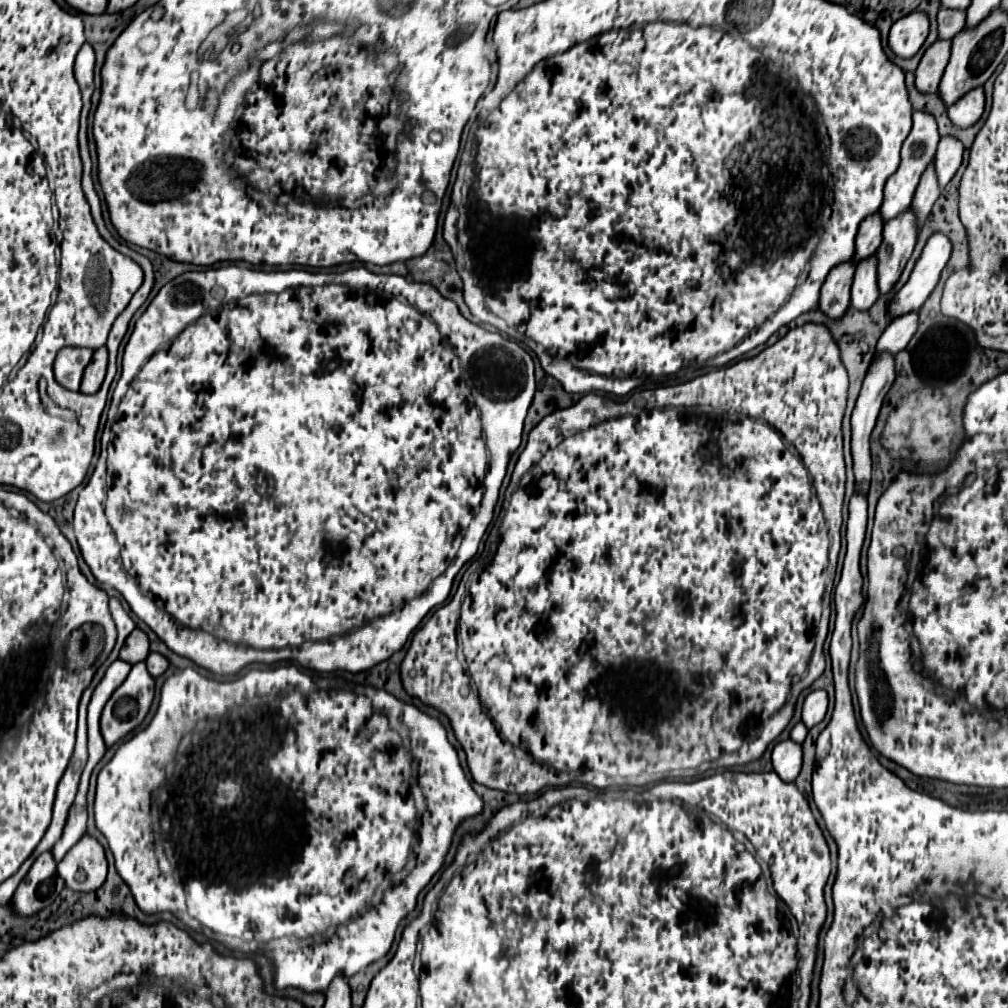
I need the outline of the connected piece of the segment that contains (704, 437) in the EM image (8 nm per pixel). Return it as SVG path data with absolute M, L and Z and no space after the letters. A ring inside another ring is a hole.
M806 323L802 327L790 329L786 337L778 339L774 345L766 347L756 357L736 361L728 367L720 367L718 371L710 371L682 385L636 391L624 403L616 403L608 397L588 393L576 405L554 411L532 429L504 495L502 510L506 513L504 519L496 522L500 523L502 520L502 525L495 524L487 540L488 544L492 544L498 538L496 549L490 551L482 571L476 571L472 575L468 595L465 579L470 577L473 570L469 568L464 574L456 592L460 605L456 605L456 599L450 601L448 607L438 609L430 617L424 629L416 631L400 665L400 677L406 693L410 697L418 697L422 703L438 709L450 719L454 735L468 757L468 769L476 783L518 795L538 793L546 785L566 785L572 781L592 783L594 787L604 789L608 785L618 785L618 777L640 777L640 785L648 785L662 781L668 771L676 769L680 769L676 771L676 775L680 777L694 777L708 769L744 765L762 757L770 741L774 741L784 731L792 717L792 713L778 715L776 711L786 703L786 697L800 695L803 689L810 687L826 667L823 645L828 635L831 614L827 598L828 594L834 591L845 497L842 415L846 409L846 397L848 375L842 365L836 341L832 339L828 327ZM692 413L714 413L718 417L718 421L714 423L718 425L692 425ZM782 437L796 447L800 461L782 459ZM456 627L459 630L458 637L463 643L468 669L464 669L464 665L456 657ZM470 681L474 681L478 695L470 695ZM772 715L780 719L776 723L778 727L762 727L762 723Z

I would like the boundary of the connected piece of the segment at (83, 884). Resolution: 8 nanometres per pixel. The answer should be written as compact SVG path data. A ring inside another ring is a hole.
M84 835L68 853L66 857L58 863L58 873L60 877L66 881L66 887L74 889L74 891L96 891L104 881L106 881L106 871L108 871L108 863L106 863L106 855L104 855L104 847L90 835Z

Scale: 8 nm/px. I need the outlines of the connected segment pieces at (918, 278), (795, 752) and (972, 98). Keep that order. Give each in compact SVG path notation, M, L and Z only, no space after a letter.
M936 233L928 239L920 259L916 261L916 267L910 279L892 297L886 311L888 317L896 319L902 315L908 315L908 311L918 311L924 305L928 295L934 291L942 269L950 259L950 251L952 251L952 243L946 235Z
M780 741L772 751L772 765L782 781L794 781L802 767L802 745Z
M976 87L968 93L964 93L956 103L948 107L948 117L952 119L954 125L966 129L972 127L984 111L984 89Z

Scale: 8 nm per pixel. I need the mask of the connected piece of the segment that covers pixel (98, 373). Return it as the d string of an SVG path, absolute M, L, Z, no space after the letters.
M106 347L96 349L94 357L88 363L88 367L84 371L84 377L82 377L82 385L80 385L82 393L96 393L100 389L100 385L104 381L104 375L106 375L106 363L108 363Z

